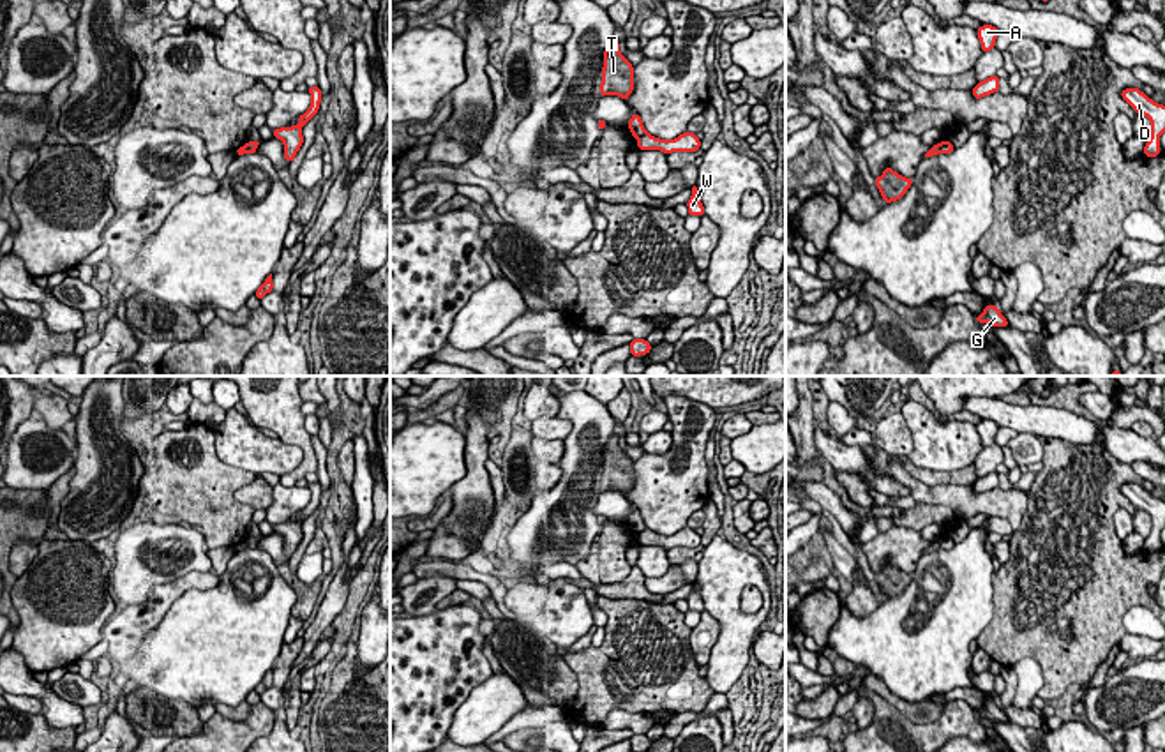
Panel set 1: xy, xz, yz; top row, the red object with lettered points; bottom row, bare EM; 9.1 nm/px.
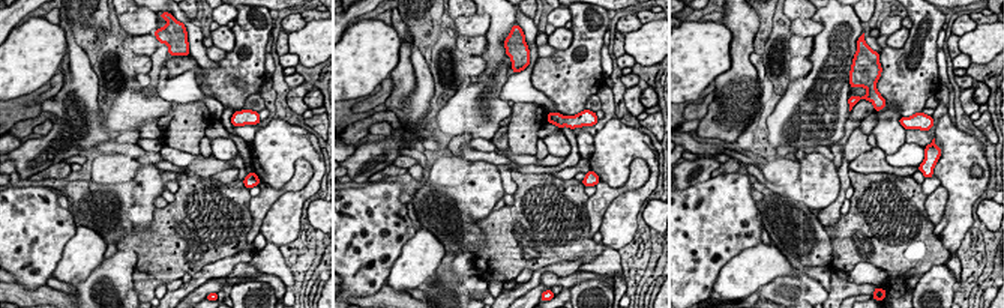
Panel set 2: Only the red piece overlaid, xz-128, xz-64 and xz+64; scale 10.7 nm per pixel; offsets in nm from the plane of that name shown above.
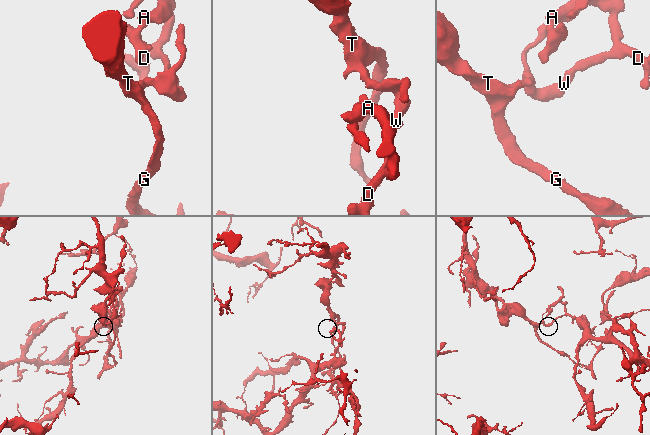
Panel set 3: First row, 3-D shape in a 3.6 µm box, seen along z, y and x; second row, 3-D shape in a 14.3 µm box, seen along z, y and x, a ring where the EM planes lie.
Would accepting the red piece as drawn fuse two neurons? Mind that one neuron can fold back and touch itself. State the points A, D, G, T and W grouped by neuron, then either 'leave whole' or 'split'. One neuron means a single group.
A D W / G T | split

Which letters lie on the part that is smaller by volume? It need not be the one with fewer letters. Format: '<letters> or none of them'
G, T

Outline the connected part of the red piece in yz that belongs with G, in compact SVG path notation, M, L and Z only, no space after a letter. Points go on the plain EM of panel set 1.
M990 699L985 701L983 708L980 711L974 711L978 718L988 718L992 722L1010 722L1003 708L997 704L997 701Z

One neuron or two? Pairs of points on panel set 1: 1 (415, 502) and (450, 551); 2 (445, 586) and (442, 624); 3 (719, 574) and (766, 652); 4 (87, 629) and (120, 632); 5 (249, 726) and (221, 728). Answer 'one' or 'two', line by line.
1: two
2: two
3: two
4: two
5: one

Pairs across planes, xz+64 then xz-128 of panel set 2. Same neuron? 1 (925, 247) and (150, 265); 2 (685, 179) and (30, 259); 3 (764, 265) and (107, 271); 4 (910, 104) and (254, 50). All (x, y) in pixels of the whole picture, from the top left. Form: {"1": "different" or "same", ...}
{"1": "same", "2": "different", "3": "different", "4": "same"}

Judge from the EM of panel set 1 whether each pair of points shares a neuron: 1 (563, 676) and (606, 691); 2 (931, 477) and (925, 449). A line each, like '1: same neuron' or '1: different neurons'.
1: different neurons
2: different neurons

